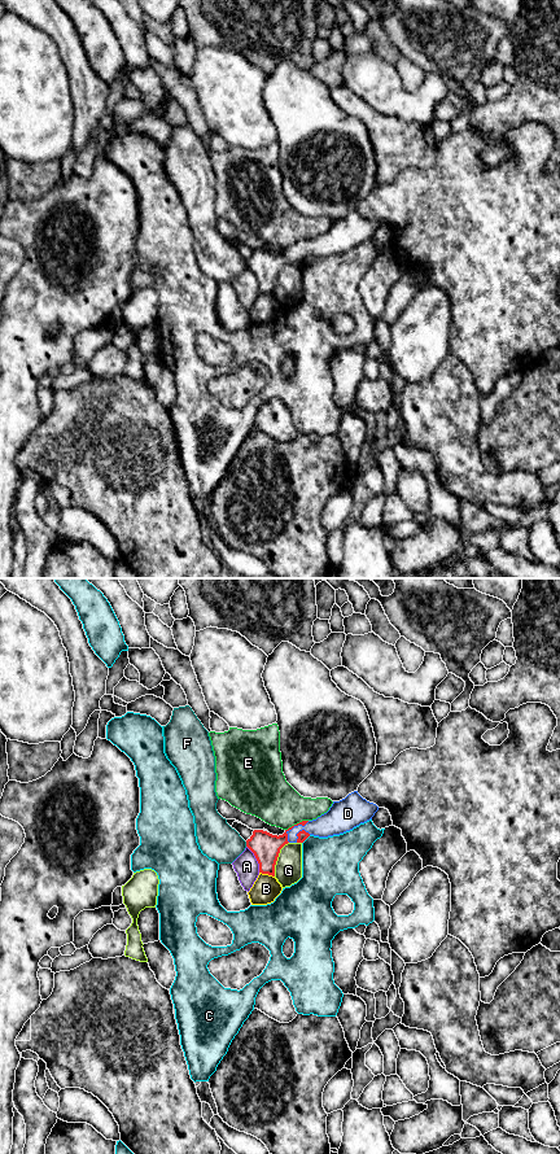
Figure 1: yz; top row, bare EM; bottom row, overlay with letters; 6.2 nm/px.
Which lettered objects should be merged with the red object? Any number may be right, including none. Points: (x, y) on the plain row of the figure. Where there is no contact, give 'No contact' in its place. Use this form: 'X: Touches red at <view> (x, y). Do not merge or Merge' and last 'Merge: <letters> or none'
A: Touches red at yz (256, 276). Do not merge
B: Touches red at yz (267, 292). Do not merge
C: Touches red at yz (306, 257). Do not merge
D: Touches red at yz (293, 245). Merge
E: Touches red at yz (297, 243). Do not merge
F: Touches red at yz (246, 263). Do not merge
G: Touches red at yz (276, 278). Do not merge
Merge: D

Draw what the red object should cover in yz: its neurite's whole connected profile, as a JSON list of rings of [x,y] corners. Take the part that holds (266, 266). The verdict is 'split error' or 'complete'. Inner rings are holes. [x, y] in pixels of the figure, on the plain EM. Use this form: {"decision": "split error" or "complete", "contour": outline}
{"decision": "split error", "contour": [[[358,210],[349,213],[340,220],[333,220],[329,230],[316,239],[302,240],[283,254],[272,254],[263,249],[254,249],[246,259],[246,266],[254,272],[259,292],[275,296],[275,284],[280,268],[288,262],[303,262],[310,254],[328,257],[340,254],[364,242],[375,235],[379,226],[363,218]]]}

